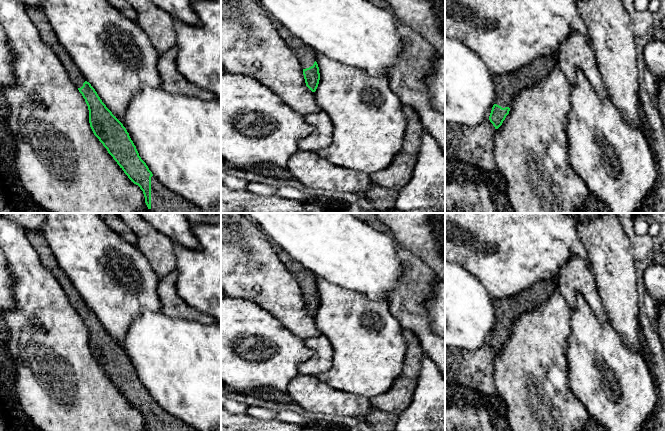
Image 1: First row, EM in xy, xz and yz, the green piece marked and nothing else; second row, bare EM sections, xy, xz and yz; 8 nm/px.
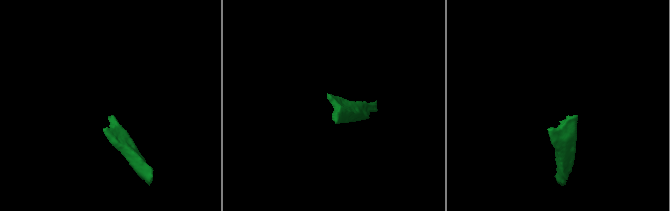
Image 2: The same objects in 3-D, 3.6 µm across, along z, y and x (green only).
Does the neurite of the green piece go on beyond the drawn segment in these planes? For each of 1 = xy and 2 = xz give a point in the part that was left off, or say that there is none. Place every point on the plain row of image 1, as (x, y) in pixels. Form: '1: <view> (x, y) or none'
1: xy (36, 238)
2: xz (305, 278)

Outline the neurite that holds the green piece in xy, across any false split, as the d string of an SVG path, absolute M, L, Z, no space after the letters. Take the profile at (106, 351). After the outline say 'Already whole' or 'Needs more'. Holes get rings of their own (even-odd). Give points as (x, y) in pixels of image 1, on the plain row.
M26 230L26 235L42 265L57 279L71 305L85 323L89 334L89 347L94 359L128 402L143 415L147 431L198 431L164 411L153 400L139 380L126 352L102 326L59 266L43 234L39 231Z. Needs more

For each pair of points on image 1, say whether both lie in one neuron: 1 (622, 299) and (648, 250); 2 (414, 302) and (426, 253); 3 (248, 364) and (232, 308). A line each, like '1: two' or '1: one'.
1: two
2: two
3: one

